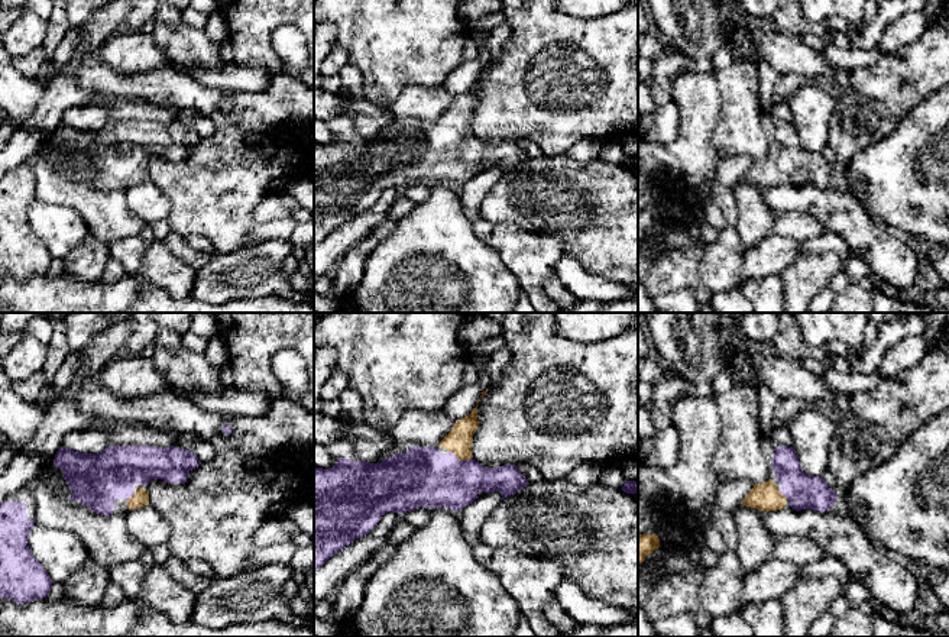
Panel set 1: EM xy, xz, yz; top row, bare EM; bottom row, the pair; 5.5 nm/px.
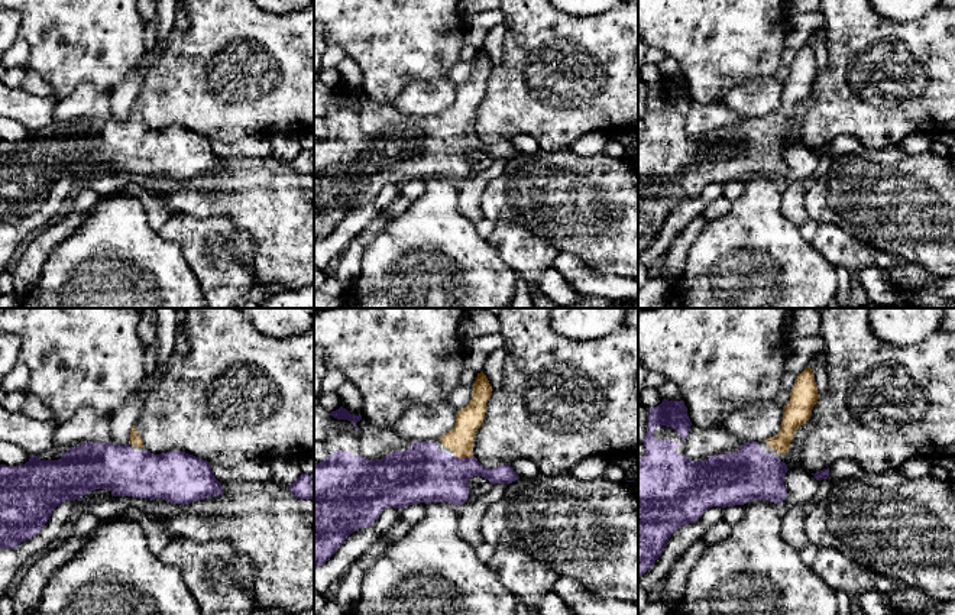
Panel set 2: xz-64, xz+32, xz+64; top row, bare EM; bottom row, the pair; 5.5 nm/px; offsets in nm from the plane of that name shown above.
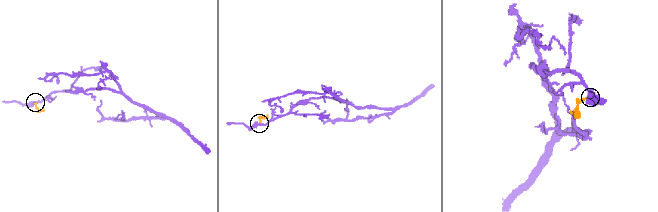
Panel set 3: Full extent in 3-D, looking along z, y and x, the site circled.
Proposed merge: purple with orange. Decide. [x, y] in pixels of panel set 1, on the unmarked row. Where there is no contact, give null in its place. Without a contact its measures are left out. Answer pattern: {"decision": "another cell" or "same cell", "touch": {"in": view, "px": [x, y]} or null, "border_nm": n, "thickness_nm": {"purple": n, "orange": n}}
{"decision": "same cell", "touch": {"in": "xz", "px": [460, 136]}, "border_nm": 140, "thickness_nm": {"purple": 340, "orange": 140}}

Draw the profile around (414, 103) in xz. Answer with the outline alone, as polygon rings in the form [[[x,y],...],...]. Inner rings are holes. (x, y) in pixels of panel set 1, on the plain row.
[[[444,85],[434,88],[407,87],[388,111],[402,126],[408,126],[414,120],[438,120],[453,101],[454,97]]]

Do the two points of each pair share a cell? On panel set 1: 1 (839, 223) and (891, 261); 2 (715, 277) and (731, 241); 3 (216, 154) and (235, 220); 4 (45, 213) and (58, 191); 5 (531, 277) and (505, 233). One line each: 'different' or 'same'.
1: same
2: same
3: same
4: different
5: same

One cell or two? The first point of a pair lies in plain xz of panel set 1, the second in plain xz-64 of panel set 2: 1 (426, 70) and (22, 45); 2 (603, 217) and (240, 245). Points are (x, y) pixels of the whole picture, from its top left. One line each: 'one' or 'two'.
1: two
2: two

